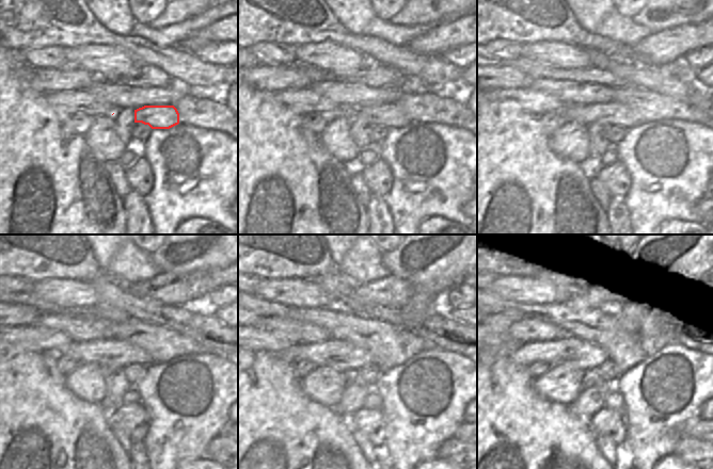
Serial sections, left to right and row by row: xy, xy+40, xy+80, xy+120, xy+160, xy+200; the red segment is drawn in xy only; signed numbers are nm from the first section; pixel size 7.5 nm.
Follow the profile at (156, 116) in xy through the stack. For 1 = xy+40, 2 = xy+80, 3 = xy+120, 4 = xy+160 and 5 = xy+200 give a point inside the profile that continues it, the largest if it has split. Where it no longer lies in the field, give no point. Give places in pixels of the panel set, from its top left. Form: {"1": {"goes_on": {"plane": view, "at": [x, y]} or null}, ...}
{"1": {"goes_on": {"plane": "xy+40", "at": [390, 115]}}, "2": {"goes_on": {"plane": "xy+80", "at": [614, 113]}}, "3": {"goes_on": {"plane": "xy+120", "at": [109, 353]}}, "4": {"goes_on": {"plane": "xy+160", "at": [342, 355]}}, "5": {"goes_on": {"plane": "xy+200", "at": [568, 351]}}}

